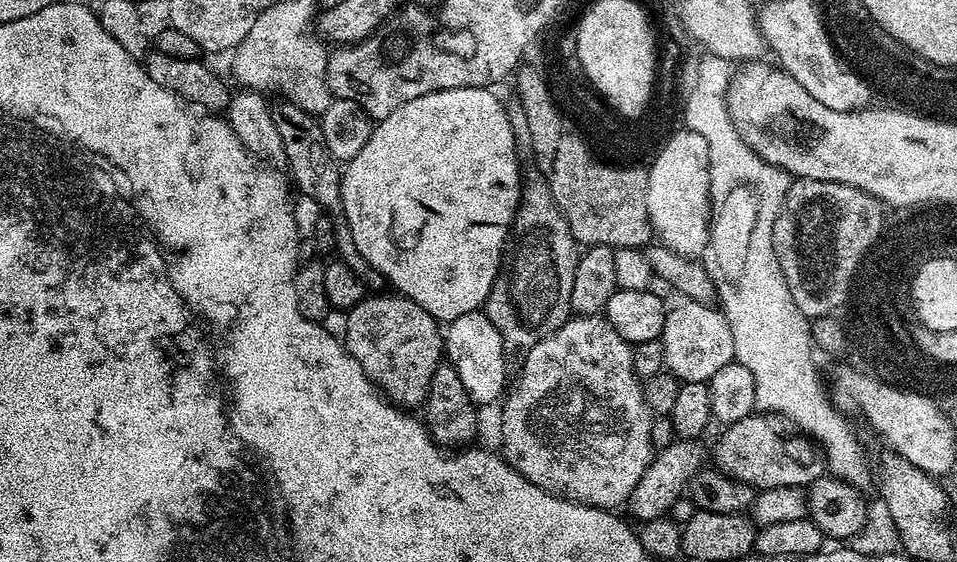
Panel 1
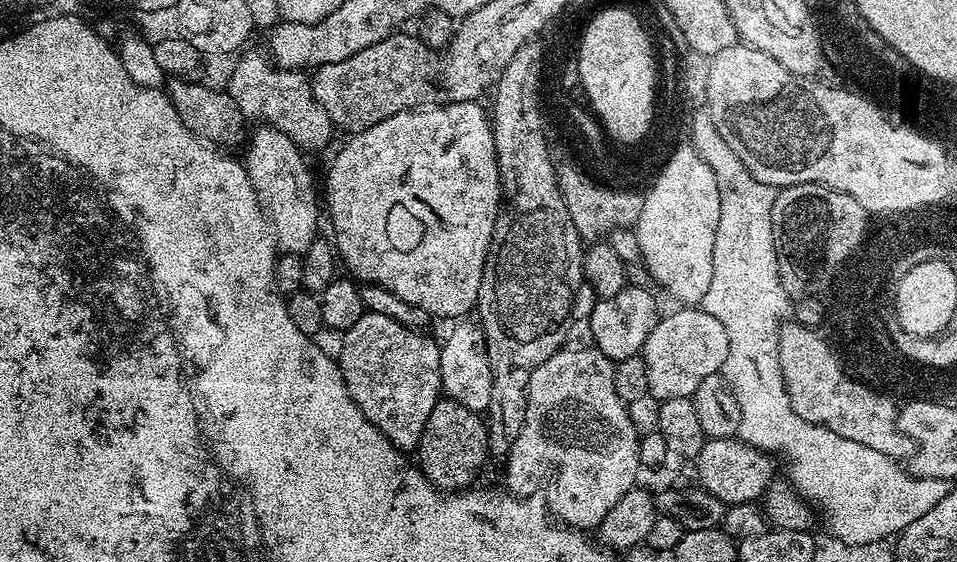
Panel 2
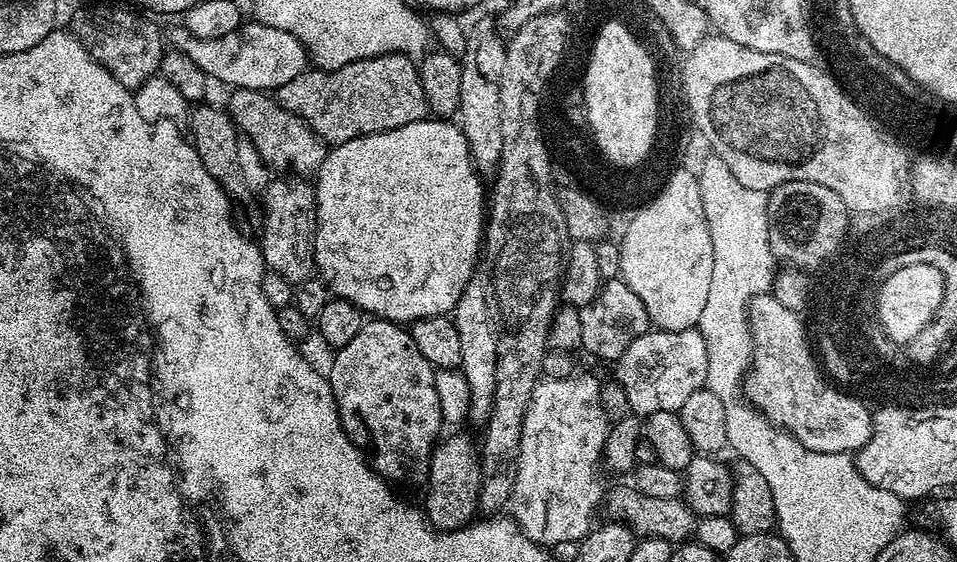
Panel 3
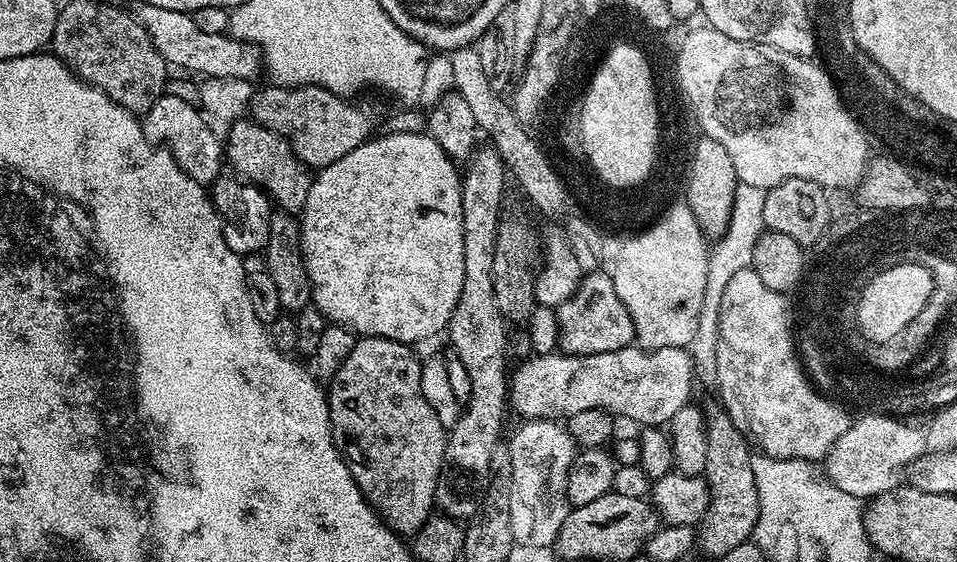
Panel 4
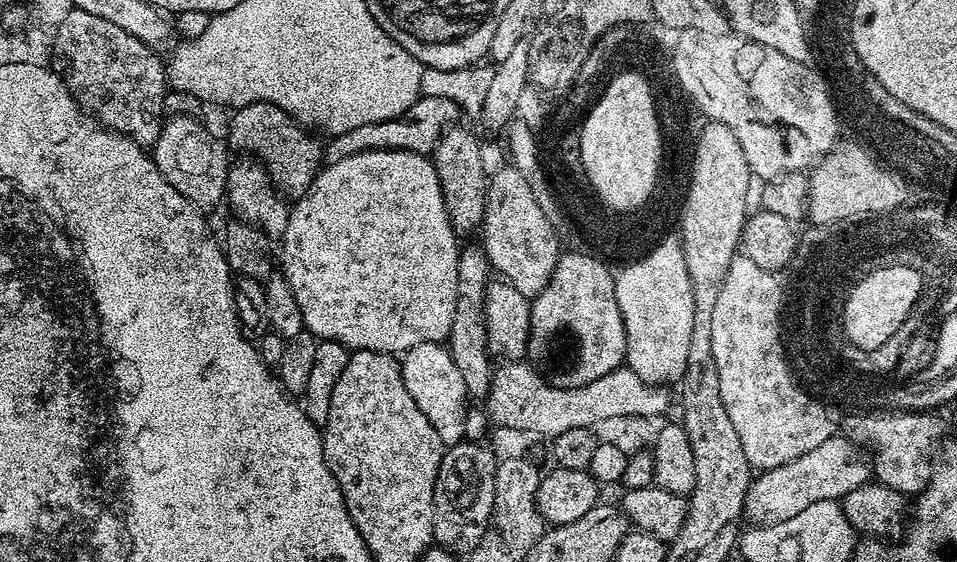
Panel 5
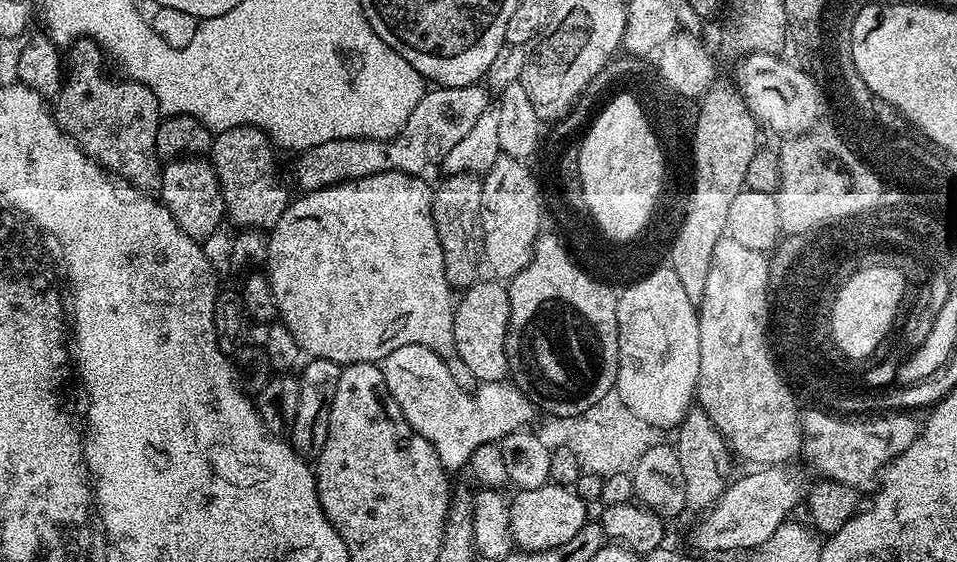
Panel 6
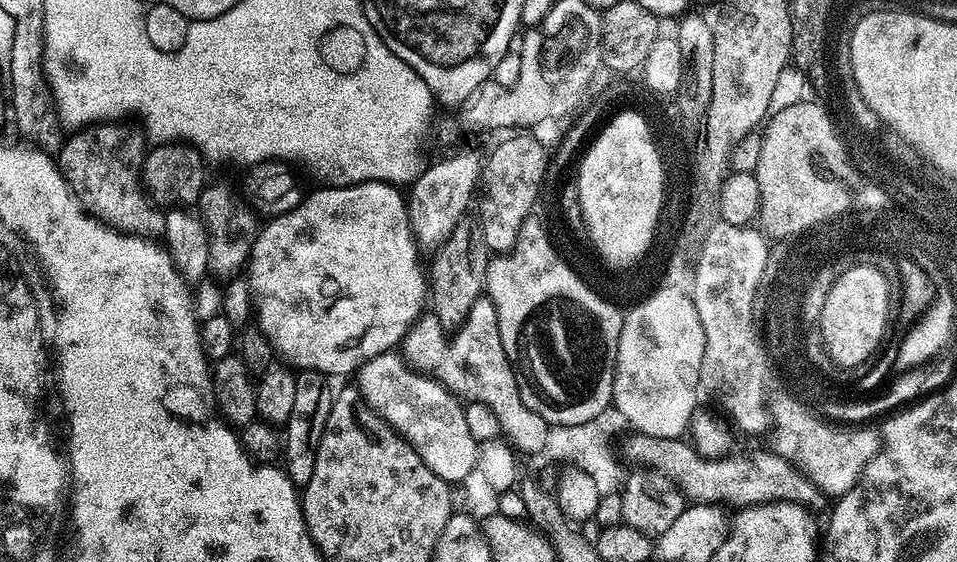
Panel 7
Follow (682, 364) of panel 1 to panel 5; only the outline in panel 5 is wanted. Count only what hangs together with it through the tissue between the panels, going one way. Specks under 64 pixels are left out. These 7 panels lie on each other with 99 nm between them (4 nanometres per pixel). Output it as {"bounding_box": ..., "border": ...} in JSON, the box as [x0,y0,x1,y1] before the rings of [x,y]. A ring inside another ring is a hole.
{"bounding_box":[486,362,668,438],"border":[[[508,362],[505,368],[497,367],[492,378],[492,388],[486,397],[486,411],[491,423],[501,424],[504,428],[513,428],[516,432],[533,432],[536,436],[553,438],[574,427],[591,429],[600,426],[604,420],[616,418],[619,415],[638,415],[663,417],[668,408],[668,396],[663,387],[646,384],[634,370],[627,366],[615,368],[607,372],[602,378],[591,380],[588,384],[580,384],[577,388],[569,388],[549,382],[543,375],[540,376],[535,367],[524,362]]]}

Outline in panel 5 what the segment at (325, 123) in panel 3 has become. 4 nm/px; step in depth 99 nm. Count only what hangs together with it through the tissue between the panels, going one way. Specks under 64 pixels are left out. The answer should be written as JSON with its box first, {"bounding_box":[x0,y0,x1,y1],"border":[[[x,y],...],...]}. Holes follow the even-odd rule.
{"bounding_box":[227,102,325,198],"border":[[[250,102],[229,115],[227,147],[236,154],[247,154],[263,164],[273,184],[288,198],[299,198],[314,182],[325,163],[321,137],[299,125],[291,116],[270,102]]]}

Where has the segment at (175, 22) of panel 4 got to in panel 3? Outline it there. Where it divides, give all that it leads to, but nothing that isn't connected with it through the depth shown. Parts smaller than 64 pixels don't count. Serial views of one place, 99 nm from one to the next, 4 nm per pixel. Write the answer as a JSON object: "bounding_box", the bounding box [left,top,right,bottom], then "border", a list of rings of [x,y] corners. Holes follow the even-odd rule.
{"bounding_box":[168,21,310,92],"border":[[[248,21],[230,34],[217,39],[200,39],[184,26],[168,34],[171,47],[184,53],[209,79],[216,79],[231,89],[258,89],[275,92],[298,74],[307,71],[310,61],[305,48],[289,31]]]}

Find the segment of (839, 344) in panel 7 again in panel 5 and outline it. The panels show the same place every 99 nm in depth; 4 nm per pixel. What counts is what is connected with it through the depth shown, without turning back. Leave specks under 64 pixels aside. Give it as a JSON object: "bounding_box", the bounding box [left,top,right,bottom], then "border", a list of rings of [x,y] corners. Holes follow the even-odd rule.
{"bounding_box":[842,268,922,351],"border":[[[887,268],[885,272],[876,272],[876,276],[868,276],[863,283],[856,283],[847,289],[842,300],[845,339],[866,351],[882,346],[882,342],[906,322],[906,314],[910,314],[921,290],[922,280],[916,280],[916,272],[908,272],[908,268]]]}

